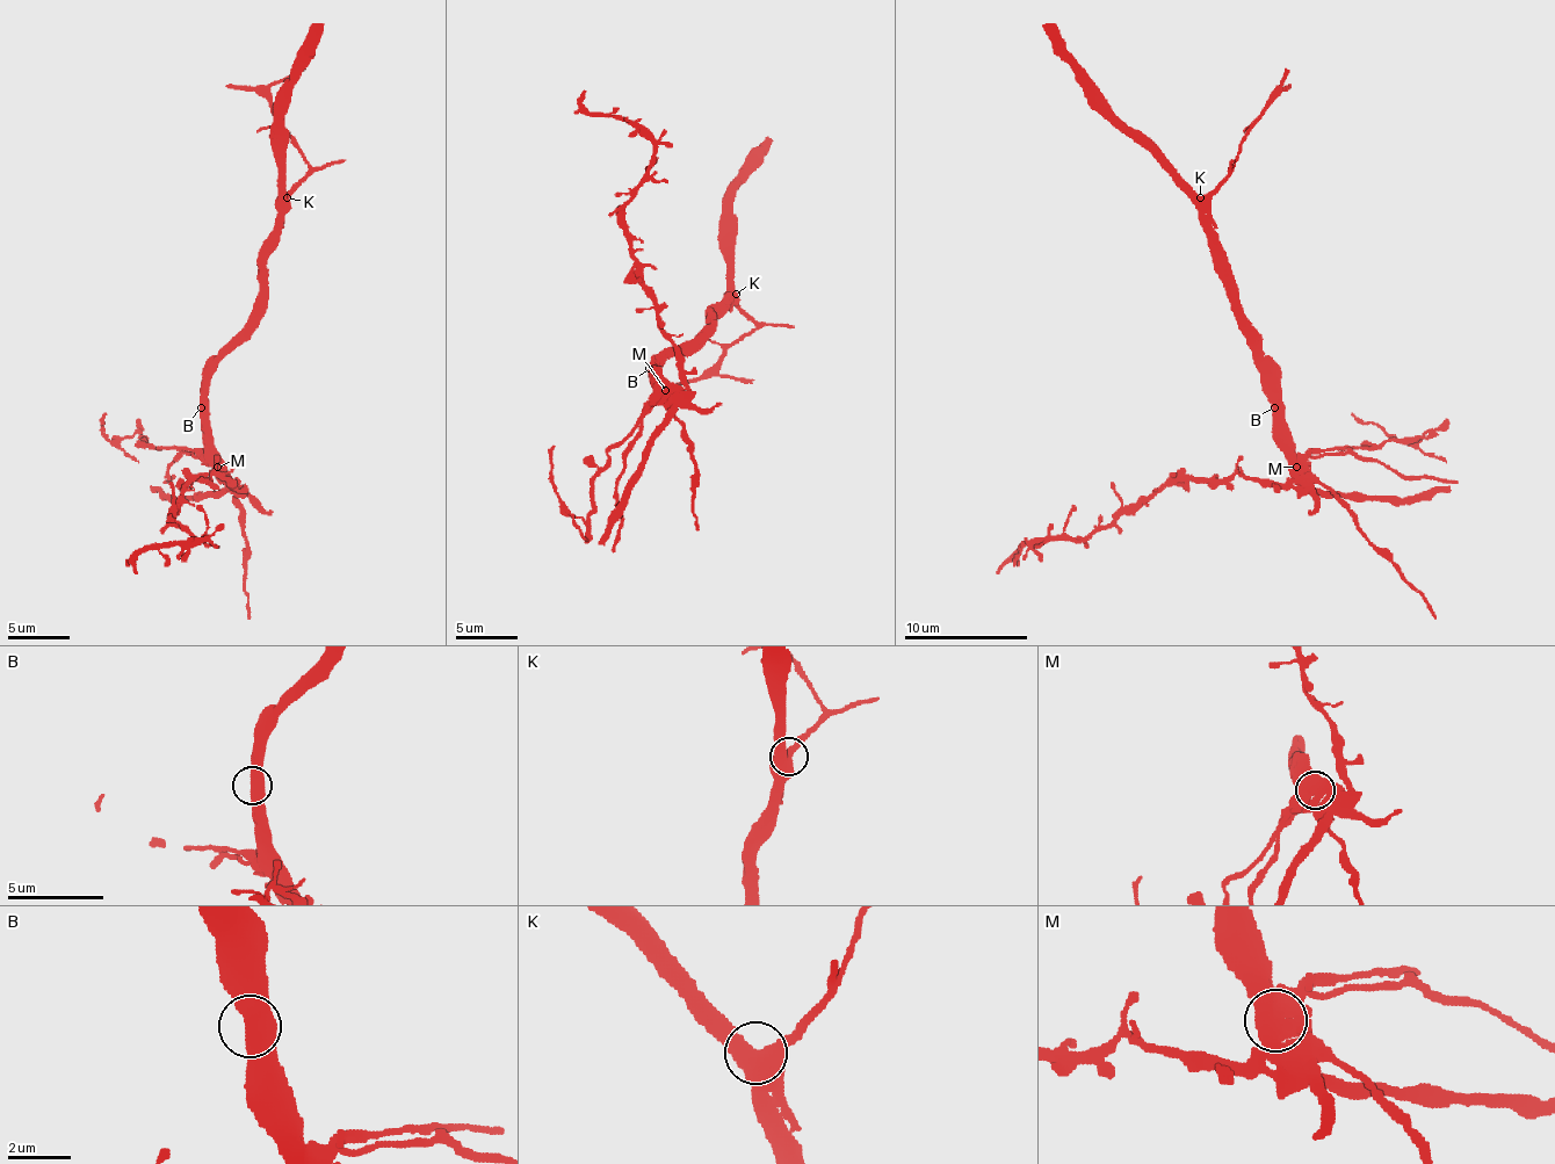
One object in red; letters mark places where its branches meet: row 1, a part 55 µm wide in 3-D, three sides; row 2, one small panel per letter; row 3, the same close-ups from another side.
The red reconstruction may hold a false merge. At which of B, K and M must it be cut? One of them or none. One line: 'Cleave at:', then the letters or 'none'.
Cleave at: M

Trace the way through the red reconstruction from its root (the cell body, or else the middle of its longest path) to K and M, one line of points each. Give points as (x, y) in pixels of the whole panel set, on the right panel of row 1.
K: (1277, 404), (1277, 364), (1237, 312), (1237, 303), (1230, 294), (1230, 266), (1200, 197)
M: (1277, 404), (1277, 445), (1295, 467)

